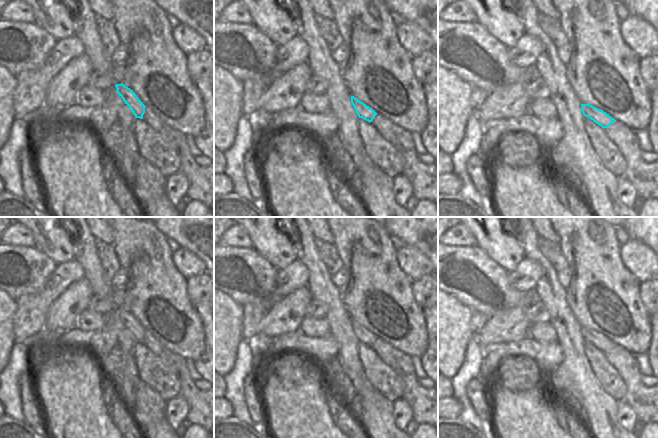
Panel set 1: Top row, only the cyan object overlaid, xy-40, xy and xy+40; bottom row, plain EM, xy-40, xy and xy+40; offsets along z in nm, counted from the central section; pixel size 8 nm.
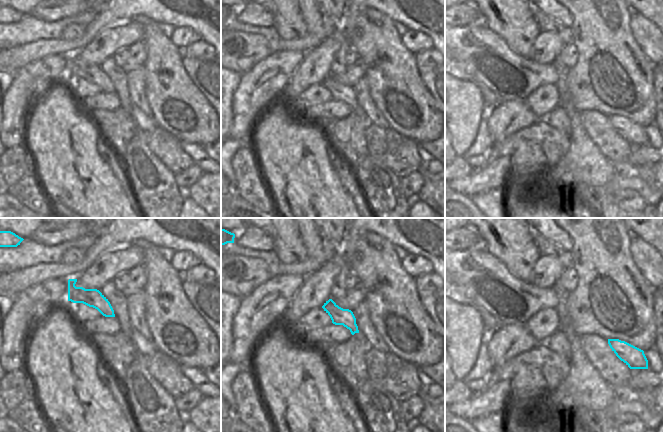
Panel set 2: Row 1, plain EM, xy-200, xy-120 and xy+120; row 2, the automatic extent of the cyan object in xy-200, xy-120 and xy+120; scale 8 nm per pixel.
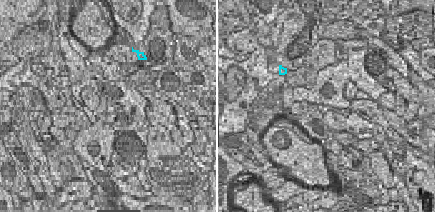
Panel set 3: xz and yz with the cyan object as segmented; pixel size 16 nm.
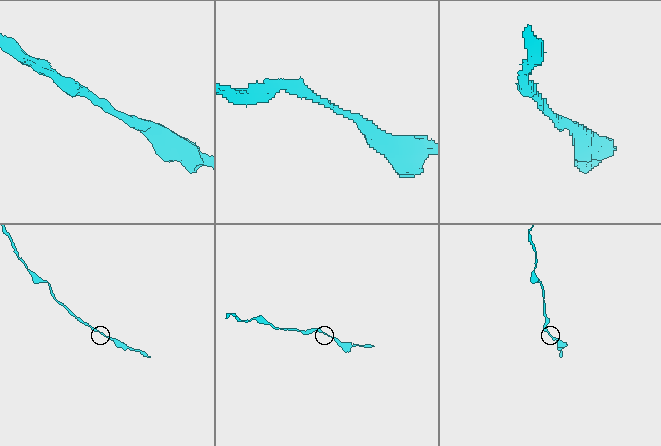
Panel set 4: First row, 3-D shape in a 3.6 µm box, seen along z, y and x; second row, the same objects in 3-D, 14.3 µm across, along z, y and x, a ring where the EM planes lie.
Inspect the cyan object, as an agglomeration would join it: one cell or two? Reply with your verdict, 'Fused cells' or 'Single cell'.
Single cell

